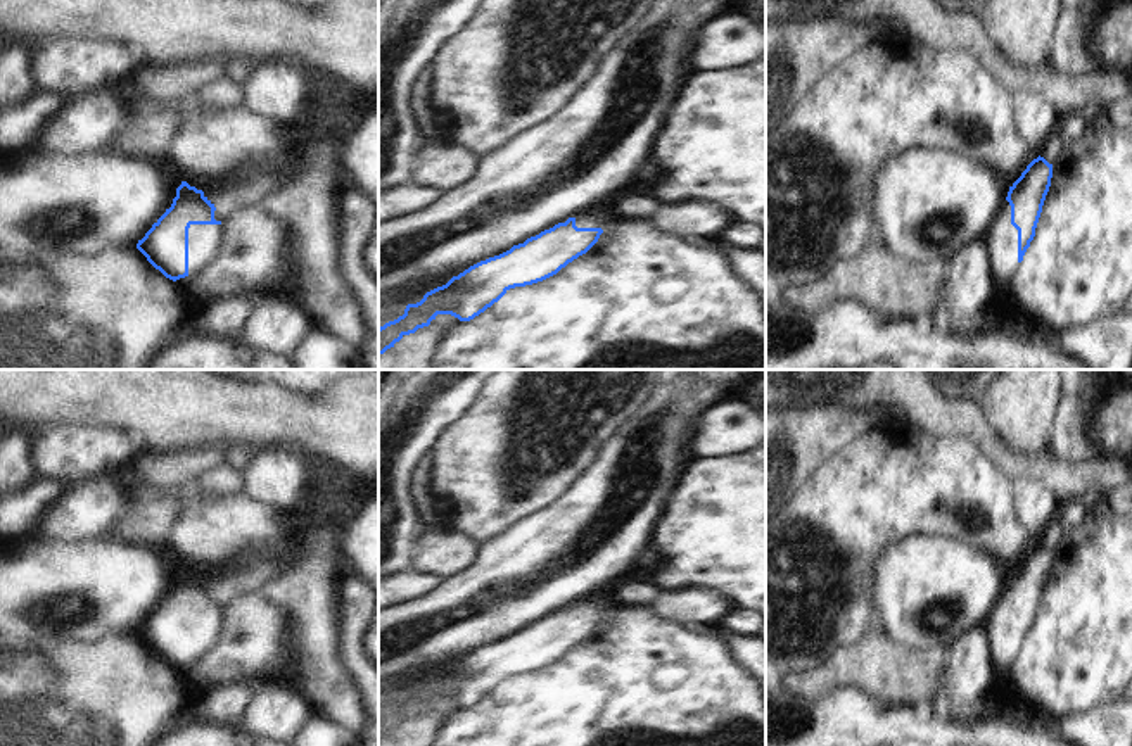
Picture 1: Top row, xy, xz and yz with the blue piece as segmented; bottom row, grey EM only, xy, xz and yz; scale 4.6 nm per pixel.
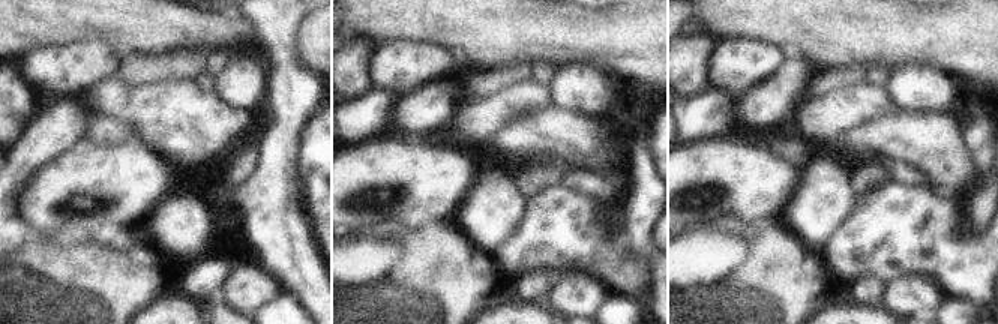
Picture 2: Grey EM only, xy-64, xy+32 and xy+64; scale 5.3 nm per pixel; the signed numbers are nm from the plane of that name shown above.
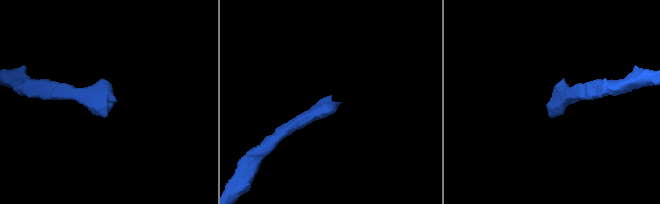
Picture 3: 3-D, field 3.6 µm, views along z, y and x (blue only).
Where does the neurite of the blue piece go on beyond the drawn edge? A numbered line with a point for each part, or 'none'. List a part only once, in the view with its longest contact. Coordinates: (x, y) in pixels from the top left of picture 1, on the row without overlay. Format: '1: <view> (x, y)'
1: xy (204, 627)

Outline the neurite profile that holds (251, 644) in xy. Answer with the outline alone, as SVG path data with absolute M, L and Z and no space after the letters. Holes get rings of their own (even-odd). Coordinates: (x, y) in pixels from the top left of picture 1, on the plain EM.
M237 587L218 591L216 597L223 615L216 644L195 663L176 667L188 694L197 698L228 680L283 677L292 667L285 610Z

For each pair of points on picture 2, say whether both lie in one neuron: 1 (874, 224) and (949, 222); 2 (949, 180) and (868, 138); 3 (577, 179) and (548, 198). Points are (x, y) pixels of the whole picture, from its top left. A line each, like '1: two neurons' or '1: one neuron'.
1: one neuron
2: one neuron
3: two neurons

